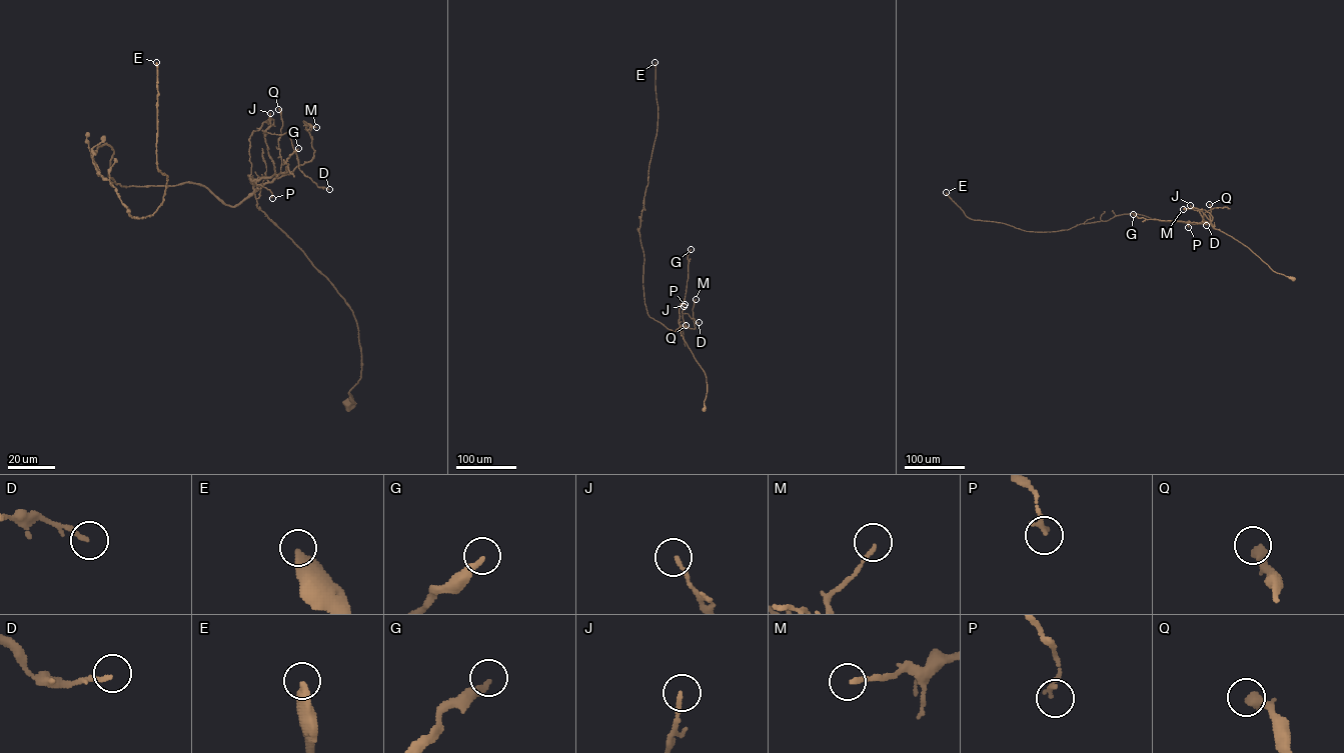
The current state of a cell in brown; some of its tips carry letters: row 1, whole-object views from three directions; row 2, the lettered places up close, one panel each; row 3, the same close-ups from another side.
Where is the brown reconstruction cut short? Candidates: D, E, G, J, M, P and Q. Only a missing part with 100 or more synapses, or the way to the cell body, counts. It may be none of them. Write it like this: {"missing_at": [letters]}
{"missing_at": ["E"]}

